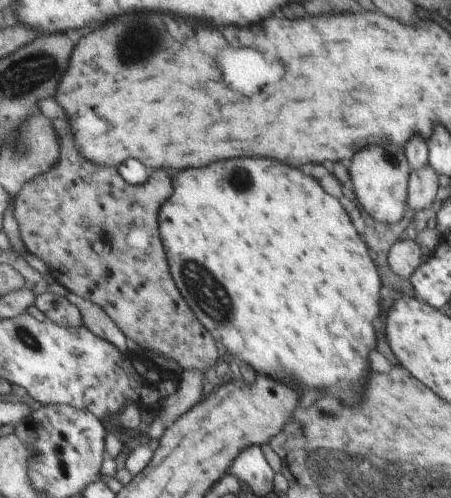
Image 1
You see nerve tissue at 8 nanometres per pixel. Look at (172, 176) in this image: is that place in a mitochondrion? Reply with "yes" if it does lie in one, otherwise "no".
no

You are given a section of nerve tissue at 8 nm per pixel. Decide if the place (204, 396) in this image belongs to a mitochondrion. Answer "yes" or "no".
no

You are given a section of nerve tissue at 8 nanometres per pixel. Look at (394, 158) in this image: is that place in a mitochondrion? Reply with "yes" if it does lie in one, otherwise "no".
yes

